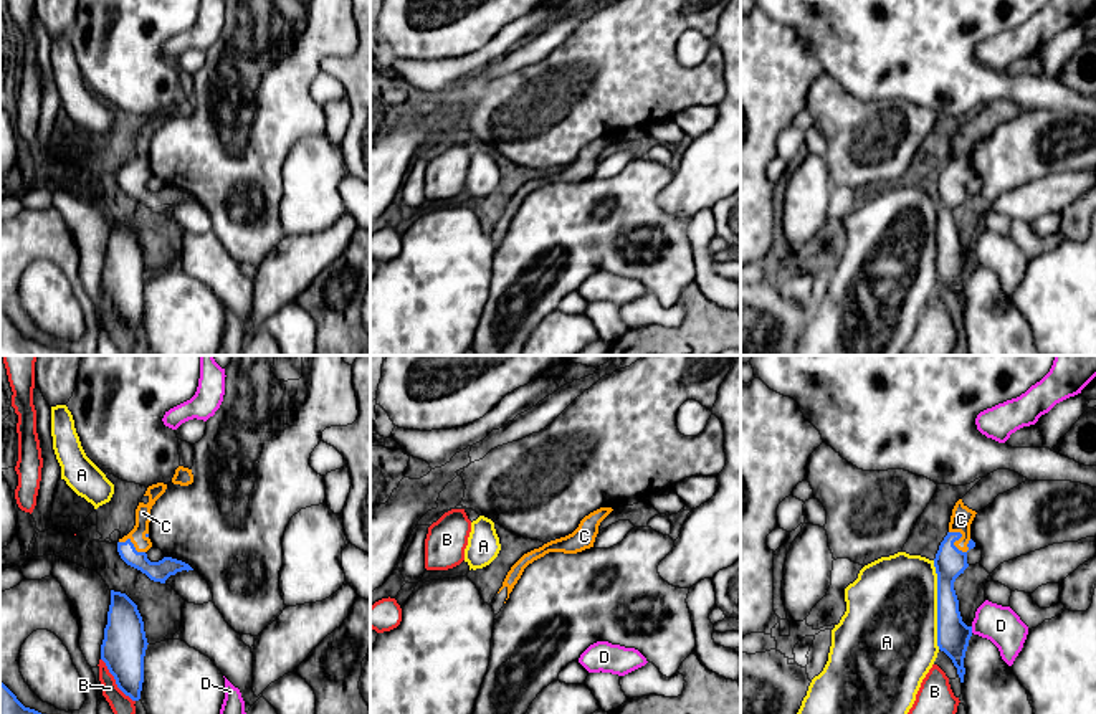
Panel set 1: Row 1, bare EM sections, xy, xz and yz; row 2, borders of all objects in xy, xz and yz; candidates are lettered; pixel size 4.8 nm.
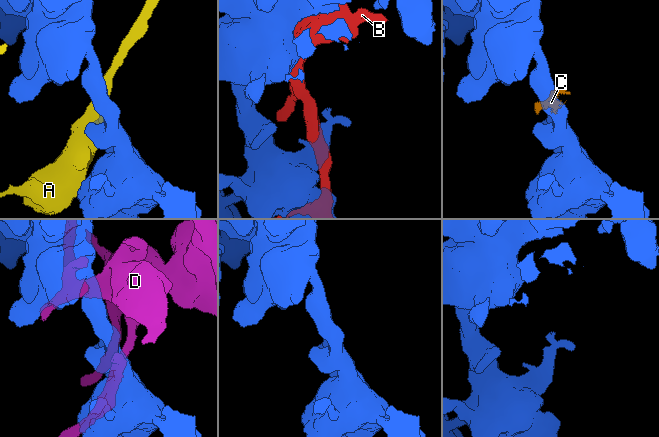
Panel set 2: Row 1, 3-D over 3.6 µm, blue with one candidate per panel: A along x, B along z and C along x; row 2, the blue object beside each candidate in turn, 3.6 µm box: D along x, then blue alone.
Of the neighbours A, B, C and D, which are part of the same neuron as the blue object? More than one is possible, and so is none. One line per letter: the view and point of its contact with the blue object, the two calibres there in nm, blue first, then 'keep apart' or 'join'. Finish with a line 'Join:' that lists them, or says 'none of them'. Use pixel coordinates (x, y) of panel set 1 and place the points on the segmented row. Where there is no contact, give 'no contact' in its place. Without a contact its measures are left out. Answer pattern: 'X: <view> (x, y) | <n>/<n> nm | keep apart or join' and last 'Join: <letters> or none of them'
A: yz (938, 605) | 160/460 nm | keep apart
B: xy (116, 681) | 220/100 nm | keep apart
C: yz (957, 539) | 150/110 nm | keep apart
D: yz (971, 630) | 160/180 nm | keep apart
Join: none of them

